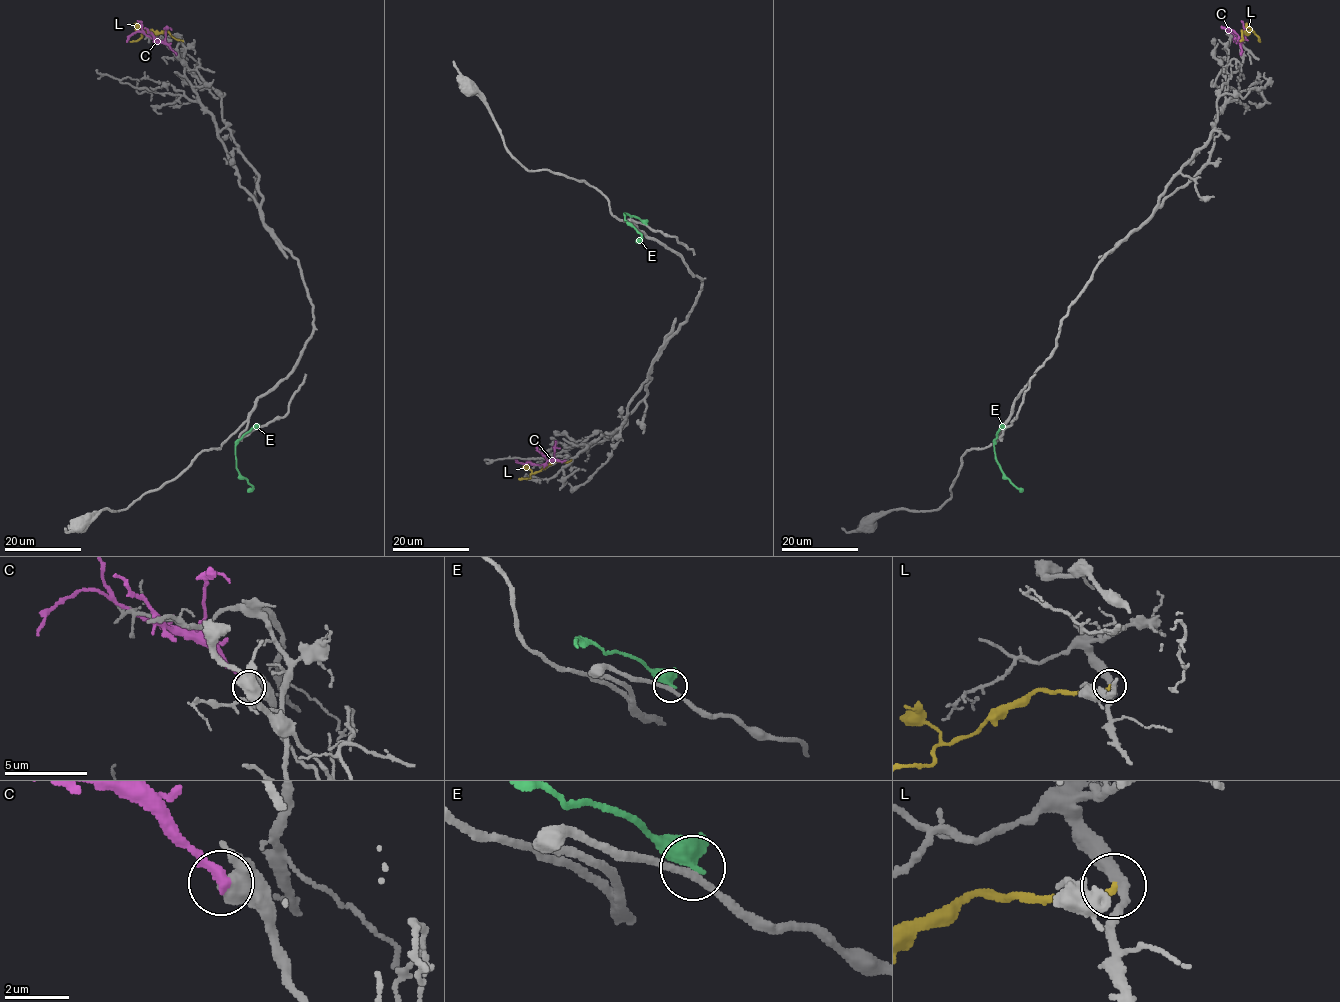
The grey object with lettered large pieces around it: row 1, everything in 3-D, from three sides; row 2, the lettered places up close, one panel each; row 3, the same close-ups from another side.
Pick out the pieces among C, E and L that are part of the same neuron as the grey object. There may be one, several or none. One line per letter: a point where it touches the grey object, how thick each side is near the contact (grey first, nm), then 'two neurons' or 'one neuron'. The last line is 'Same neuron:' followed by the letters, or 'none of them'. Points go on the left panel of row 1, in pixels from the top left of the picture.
C: (176, 54) | 500/360 nm | two neurons
E: (257, 427) | 240/460 nm | two neurons
L: (182, 41) | 280/200 nm | two neurons
Same neuron: none of them

